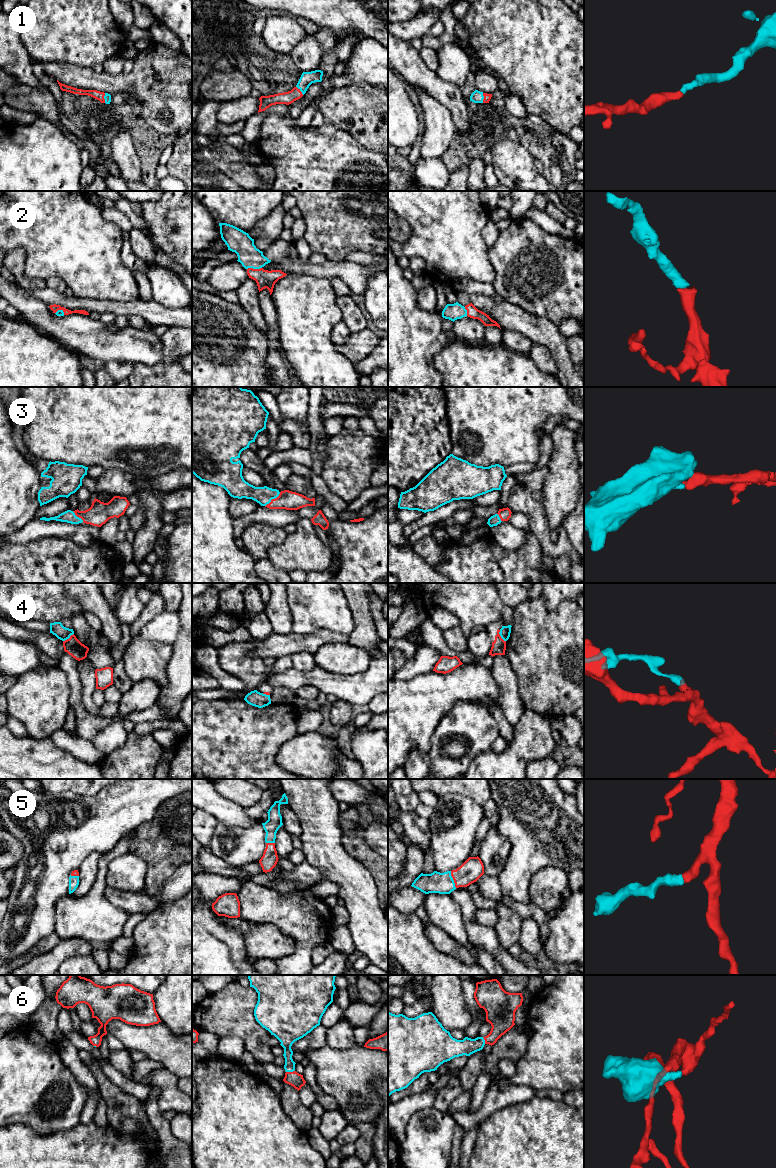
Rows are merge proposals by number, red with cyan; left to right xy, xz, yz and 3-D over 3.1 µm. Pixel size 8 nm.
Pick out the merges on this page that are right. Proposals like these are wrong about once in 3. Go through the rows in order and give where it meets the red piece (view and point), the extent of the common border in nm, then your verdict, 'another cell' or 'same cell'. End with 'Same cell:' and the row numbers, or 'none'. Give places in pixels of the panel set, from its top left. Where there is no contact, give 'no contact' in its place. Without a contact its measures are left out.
1: xy (103, 98) | 80 nm | same cell
2: xz (254, 269) | 120 nm | same cell
3: xz (273, 499) | 170 nm | same cell
4: yz (500, 636) | 110 nm | another cell
5: yz (453, 879) | 140 nm | same cell
6: xz (290, 1072) | 70 nm | same cell
Same cell: 1, 2, 3, 5, 6

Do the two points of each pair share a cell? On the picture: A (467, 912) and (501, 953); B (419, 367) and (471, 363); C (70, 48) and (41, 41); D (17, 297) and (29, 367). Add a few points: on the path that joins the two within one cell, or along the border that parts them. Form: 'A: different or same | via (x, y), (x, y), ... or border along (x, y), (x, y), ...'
A: same | via (470, 922), (491, 943)
B: different | border along (443, 346), (434, 358), (434, 367), (441, 376)
C: same | via (63, 41), (48, 41)
D: different | border along (19, 318), (35, 325), (42, 331)

